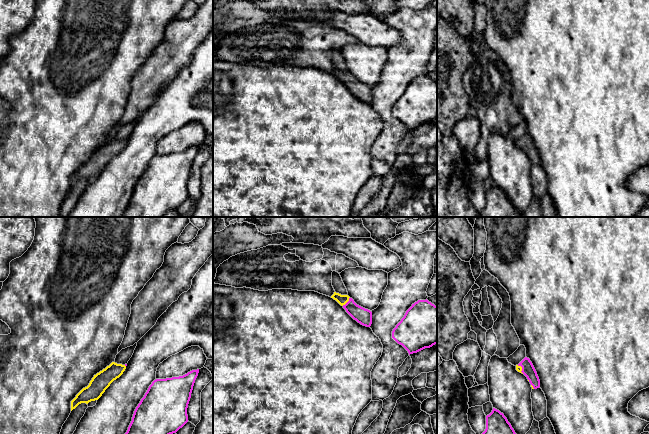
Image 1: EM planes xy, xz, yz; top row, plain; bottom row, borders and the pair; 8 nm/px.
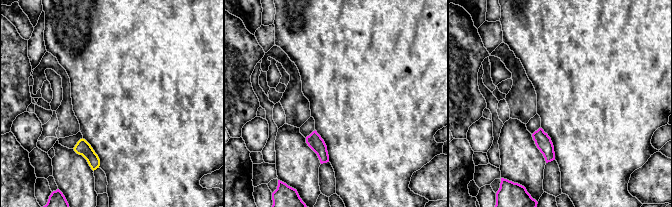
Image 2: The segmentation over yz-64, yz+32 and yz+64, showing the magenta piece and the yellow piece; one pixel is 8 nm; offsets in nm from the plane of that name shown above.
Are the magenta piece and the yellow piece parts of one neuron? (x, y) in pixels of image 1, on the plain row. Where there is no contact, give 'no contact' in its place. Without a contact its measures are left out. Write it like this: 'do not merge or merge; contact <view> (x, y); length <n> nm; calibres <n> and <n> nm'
merge; contact xz (347, 78); length 90 nm; calibres 130 and 80 nm

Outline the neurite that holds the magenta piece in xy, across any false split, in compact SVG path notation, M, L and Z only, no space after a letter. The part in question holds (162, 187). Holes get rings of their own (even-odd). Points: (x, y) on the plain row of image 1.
M199 145L179 153L156 155L136 183L122 217L163 217L188 198L187 184Z

